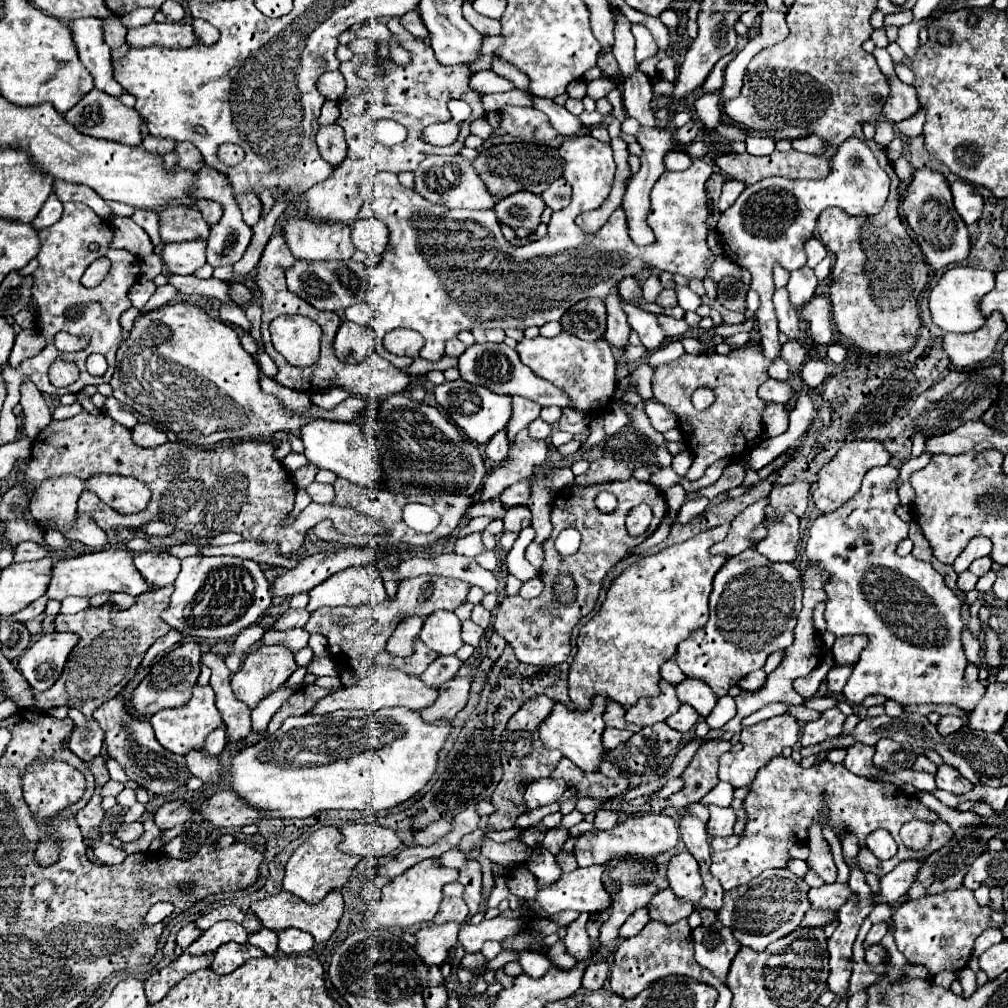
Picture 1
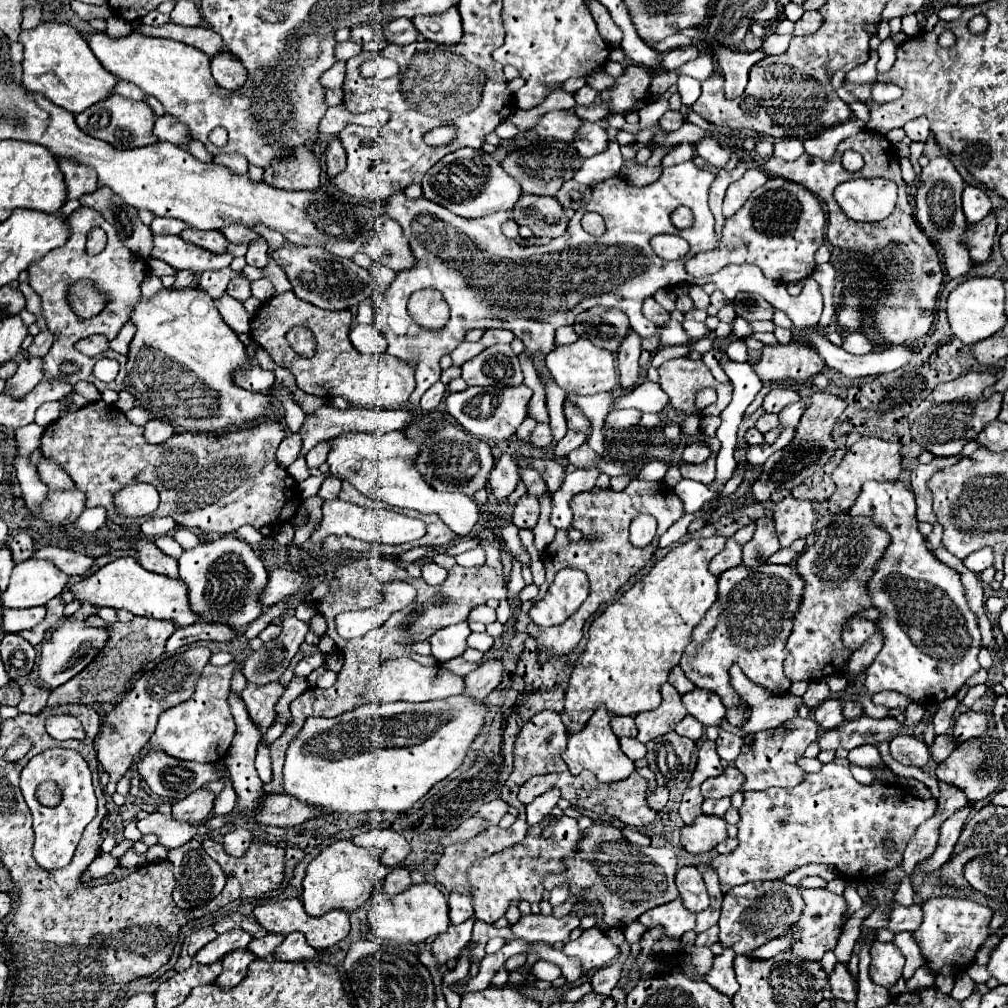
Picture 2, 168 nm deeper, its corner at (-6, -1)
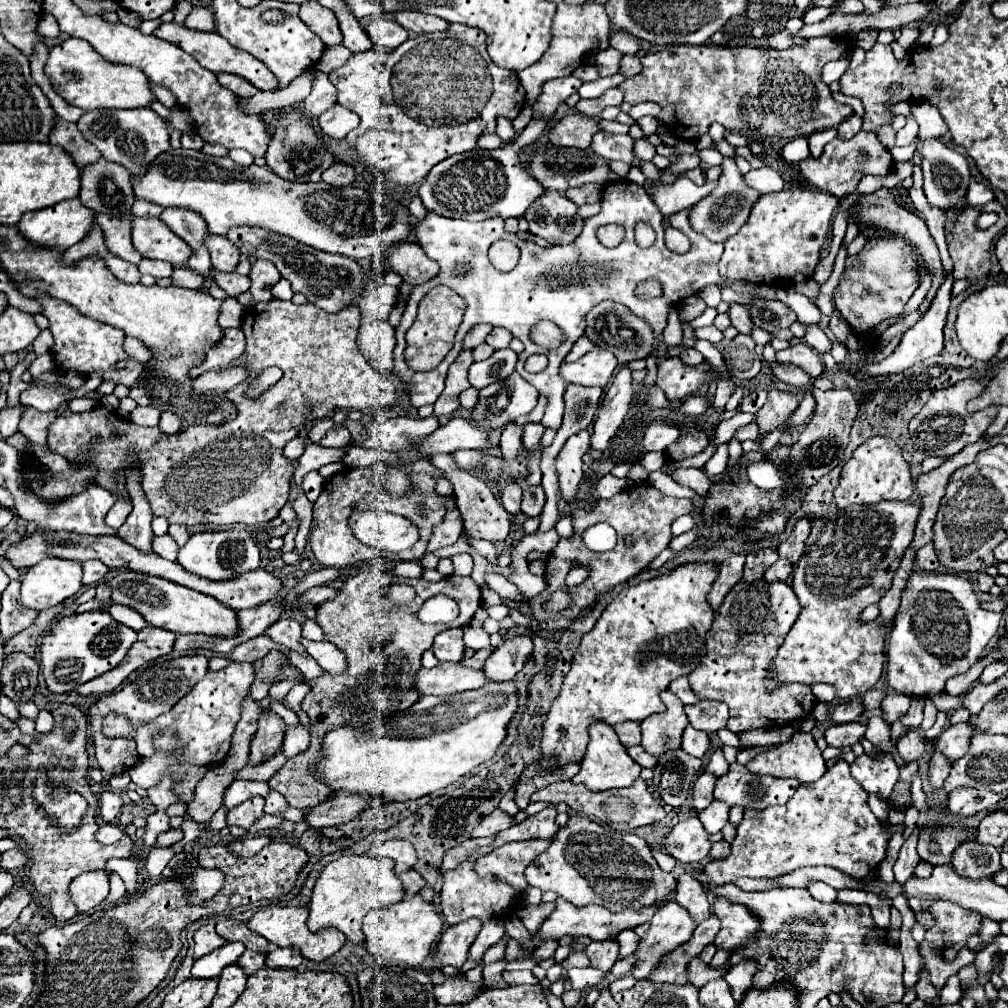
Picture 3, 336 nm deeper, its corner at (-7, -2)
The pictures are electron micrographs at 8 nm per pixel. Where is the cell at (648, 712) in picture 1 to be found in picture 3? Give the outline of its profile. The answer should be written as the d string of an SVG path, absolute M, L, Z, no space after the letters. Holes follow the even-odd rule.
M665 690L661 694L661 700L667 710L661 714L653 714L651 718L645 718L641 722L641 746L653 756L661 756L667 750L681 748L681 734L689 724L683 712L683 702L679 702L679 698L671 690Z

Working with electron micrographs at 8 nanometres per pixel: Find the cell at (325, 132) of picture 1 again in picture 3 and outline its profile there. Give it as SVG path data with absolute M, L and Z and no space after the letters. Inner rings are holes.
M333 164L323 172L321 180L331 186L349 186L355 180L355 170L349 164Z

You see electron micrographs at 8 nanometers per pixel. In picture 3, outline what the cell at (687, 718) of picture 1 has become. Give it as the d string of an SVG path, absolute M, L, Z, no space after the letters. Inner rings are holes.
M691 726L685 728L685 732L683 732L683 746L681 748L687 750L687 754L691 754L695 758L703 758L705 752L709 750L709 746L711 746L711 742L709 742L707 734L703 734L703 732L699 732L699 730L691 728Z

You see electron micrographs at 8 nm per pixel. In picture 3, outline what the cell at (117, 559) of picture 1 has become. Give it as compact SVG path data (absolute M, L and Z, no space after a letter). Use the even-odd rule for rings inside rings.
M117 570L109 580L105 580L105 584L109 584L113 590L113 602L135 608L151 626L171 630L177 634L207 634L217 638L233 638L235 634L239 634L237 612L211 596L199 594L197 590L161 578L131 574L131 570Z

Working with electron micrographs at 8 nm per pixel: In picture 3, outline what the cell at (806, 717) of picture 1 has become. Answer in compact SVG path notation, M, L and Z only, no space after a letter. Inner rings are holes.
M853 698L849 702L841 702L833 708L831 712L831 720L837 722L837 724L843 724L843 722L855 722L861 714L865 712L865 706L861 702L861 698Z

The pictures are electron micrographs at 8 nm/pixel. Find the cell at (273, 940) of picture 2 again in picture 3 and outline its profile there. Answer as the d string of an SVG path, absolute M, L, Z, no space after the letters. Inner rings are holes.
M245 950L239 956L237 964L239 964L239 968L243 970L245 976L251 976L251 974L255 974L257 970L261 970L265 966L265 954L251 954L249 950Z

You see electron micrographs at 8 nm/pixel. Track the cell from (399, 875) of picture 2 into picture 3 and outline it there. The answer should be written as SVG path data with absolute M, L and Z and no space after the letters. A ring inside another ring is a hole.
M407 870L407 872L399 874L399 878L401 878L403 888L405 888L405 898L415 896L425 886L425 880L415 870Z

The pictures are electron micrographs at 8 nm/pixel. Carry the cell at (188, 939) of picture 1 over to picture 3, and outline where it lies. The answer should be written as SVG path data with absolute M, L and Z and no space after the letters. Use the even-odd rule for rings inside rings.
M207 924L207 926L201 926L197 932L195 932L195 960L199 960L201 956L221 948L225 944L225 940L215 932L215 924Z

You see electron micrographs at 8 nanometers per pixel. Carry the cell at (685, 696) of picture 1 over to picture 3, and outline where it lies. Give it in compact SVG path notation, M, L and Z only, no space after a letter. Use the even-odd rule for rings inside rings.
M701 700L695 706L685 706L685 714L695 730L703 730L707 734L725 728L729 720L727 706L715 700Z

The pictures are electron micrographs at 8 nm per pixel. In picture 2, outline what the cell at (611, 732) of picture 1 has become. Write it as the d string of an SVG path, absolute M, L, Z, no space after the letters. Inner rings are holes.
M622 737L622 739L620 739L620 747L622 747L624 755L630 757L632 761L642 759L642 757L646 755L646 747L644 747L644 743L640 743L640 741L634 739L634 737Z

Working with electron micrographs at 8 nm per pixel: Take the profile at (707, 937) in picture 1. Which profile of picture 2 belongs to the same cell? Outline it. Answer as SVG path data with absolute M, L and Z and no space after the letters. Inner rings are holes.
M724 947L724 951L714 957L714 965L704 977L706 983L710 983L720 993L726 993L728 997L732 997L740 987L734 975L734 957L736 957L734 949Z

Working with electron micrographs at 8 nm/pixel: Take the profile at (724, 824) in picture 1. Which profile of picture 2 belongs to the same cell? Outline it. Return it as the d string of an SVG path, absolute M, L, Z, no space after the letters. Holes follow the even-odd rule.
M702 815L698 821L694 821L694 825L682 827L682 845L690 853L712 851L726 837L726 821L718 815Z

